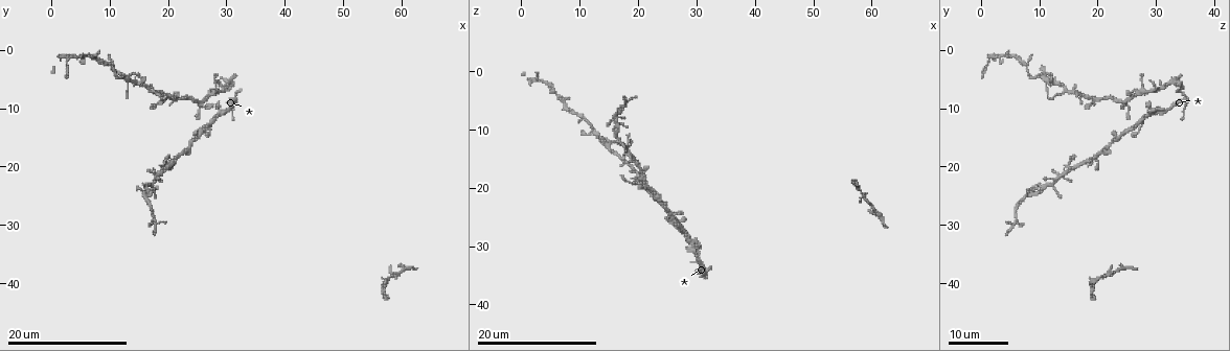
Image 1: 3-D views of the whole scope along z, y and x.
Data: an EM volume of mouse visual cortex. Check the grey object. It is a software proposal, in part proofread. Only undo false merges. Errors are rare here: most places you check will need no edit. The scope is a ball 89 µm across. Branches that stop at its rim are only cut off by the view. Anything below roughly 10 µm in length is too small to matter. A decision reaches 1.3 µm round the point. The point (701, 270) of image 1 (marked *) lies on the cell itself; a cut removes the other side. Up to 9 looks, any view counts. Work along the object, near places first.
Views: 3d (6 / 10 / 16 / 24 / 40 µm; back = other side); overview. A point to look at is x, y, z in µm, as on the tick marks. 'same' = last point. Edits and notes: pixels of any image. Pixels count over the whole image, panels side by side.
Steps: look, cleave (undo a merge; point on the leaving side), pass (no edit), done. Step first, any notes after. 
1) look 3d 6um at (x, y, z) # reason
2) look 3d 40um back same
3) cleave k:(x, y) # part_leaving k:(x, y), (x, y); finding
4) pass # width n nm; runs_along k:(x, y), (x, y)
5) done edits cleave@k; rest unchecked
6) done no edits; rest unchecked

look 3d 24um at (9.5, 2.5, 7.5)

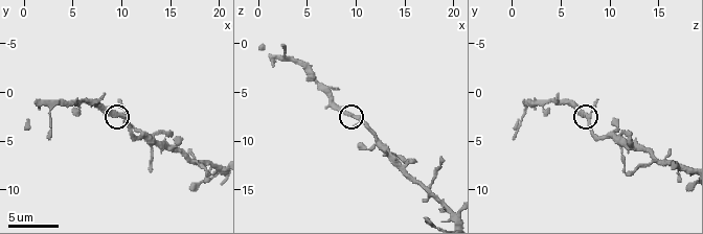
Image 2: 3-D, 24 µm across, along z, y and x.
look 3d 10um at (10.2, 2.4, 7.6) # closer look

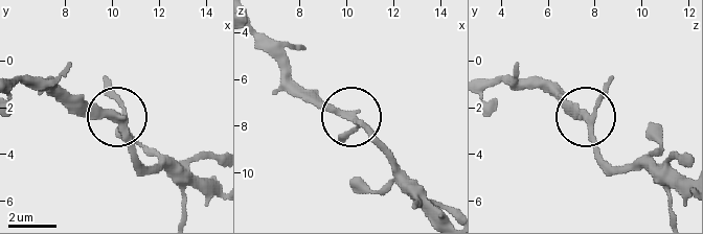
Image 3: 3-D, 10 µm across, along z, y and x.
pass # arms 3; one cell here

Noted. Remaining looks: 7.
look 3d 10um at (14.0, 5.8, 11.8) # thin neck

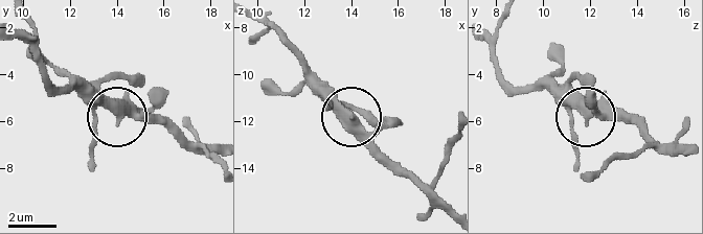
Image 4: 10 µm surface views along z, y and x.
look 3d 6um at (14.1, 5.7, 11.9)

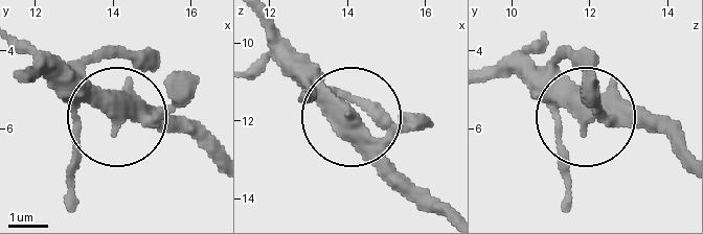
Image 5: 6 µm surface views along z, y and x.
pass # runs_along 5:(440, 216), (294, 60); one cell here

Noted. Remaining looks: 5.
look 3d 16um at (17.0, 26.5, 6.5) # sudden change in width

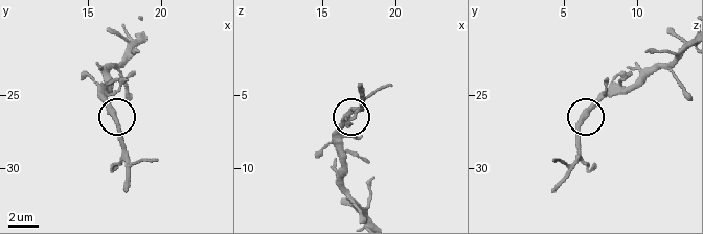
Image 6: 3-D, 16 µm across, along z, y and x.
look 3d 10um at (16.8, 26.4, 6.4) # closer look

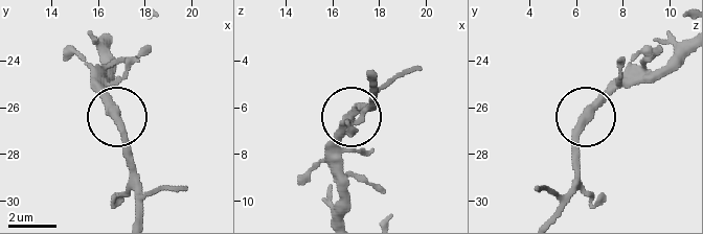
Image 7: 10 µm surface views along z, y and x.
pass # width 350 nm; runs_along 7:(341, 215), (341, 132), (365, 108); continuous, no second cell

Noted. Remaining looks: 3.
look 3d 16um at (27.0, 14.0, 26.5)

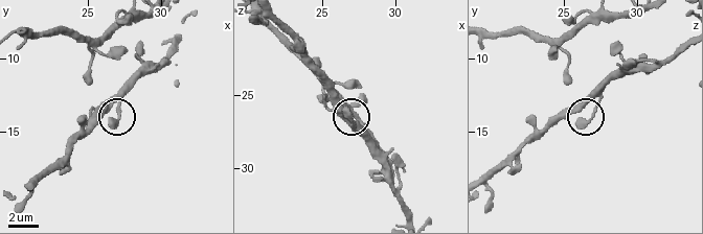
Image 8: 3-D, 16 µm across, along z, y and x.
look 3d 6um at (26.8, 14.4, 26.4) # zoom in

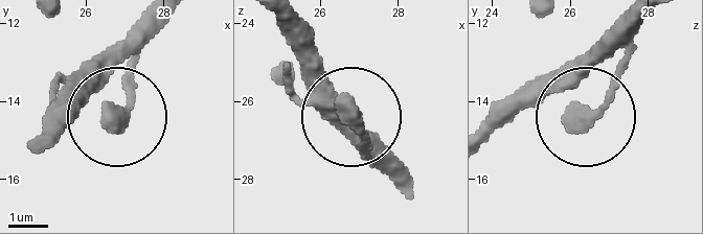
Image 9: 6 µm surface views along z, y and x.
pass # width 330 nm; runs_along 9:(160, 24), (123, 111), (63, 94); continuous, no second cell

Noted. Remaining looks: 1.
done no edits; rest unchecked

